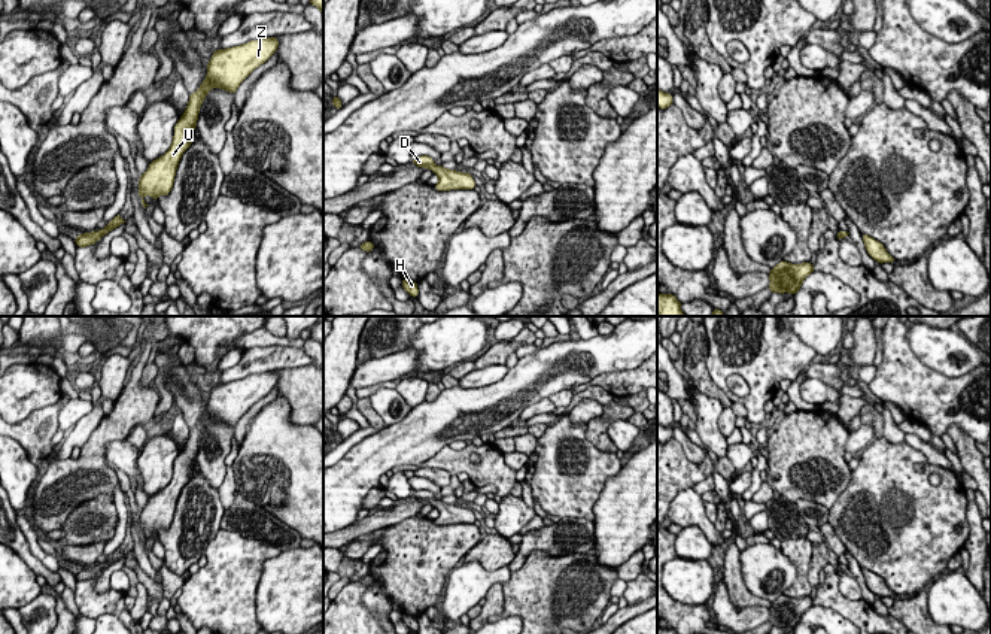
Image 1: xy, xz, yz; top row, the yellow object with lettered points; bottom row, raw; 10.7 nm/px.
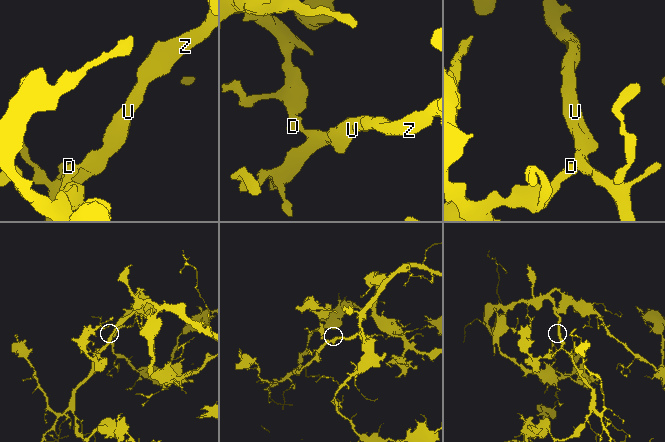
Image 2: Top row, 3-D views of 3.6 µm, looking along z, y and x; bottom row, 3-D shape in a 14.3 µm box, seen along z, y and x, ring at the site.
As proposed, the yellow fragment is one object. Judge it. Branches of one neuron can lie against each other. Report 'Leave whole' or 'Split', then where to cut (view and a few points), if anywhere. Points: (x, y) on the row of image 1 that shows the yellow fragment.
Leave whole. No split

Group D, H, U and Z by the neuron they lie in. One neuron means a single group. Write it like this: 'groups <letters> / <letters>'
groups D H U Z

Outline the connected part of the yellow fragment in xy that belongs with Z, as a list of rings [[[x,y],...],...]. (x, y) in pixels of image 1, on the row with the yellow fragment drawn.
[[[265,37],[213,52],[204,82],[195,92],[189,94],[189,103],[174,125],[170,149],[149,163],[146,173],[140,176],[139,195],[145,209],[149,206],[143,200],[145,195],[158,200],[161,194],[167,195],[171,191],[182,154],[194,140],[192,133],[207,92],[212,88],[222,88],[234,94],[238,85],[276,52],[277,46],[276,37]]]

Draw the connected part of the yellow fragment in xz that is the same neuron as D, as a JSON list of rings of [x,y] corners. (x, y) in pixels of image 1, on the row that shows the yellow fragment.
[[[428,155],[414,157],[413,163],[417,167],[431,169],[434,175],[438,176],[438,183],[435,185],[437,191],[474,189],[475,188],[475,182],[471,173],[455,172],[455,170],[437,166],[434,160]]]

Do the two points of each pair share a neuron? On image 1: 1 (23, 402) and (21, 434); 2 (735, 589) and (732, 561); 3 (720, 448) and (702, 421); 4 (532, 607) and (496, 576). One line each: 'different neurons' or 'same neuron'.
1: different neurons
2: same neuron
3: same neuron
4: different neurons

